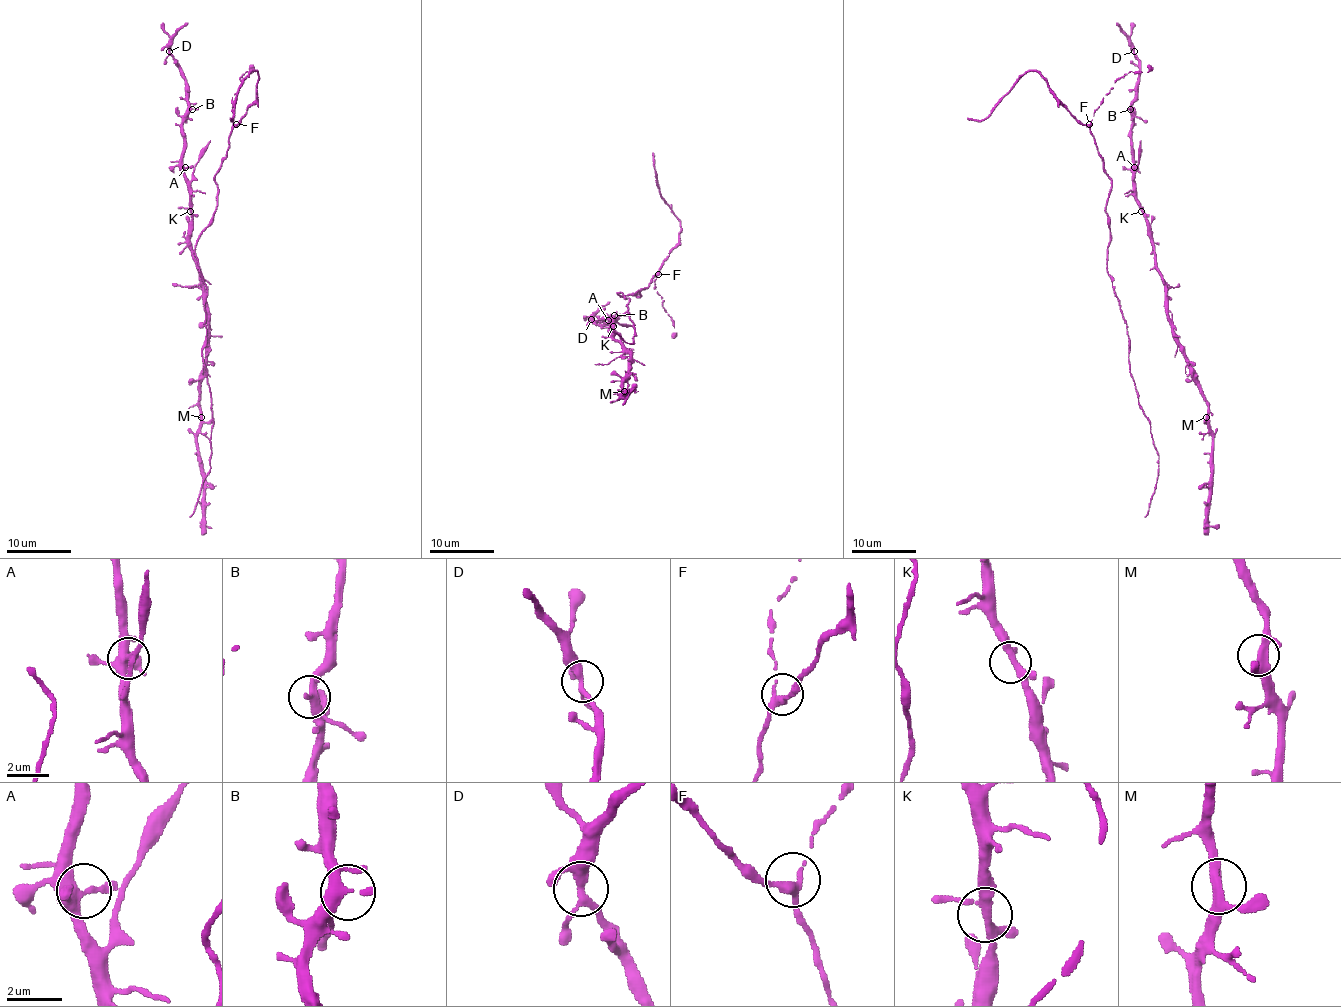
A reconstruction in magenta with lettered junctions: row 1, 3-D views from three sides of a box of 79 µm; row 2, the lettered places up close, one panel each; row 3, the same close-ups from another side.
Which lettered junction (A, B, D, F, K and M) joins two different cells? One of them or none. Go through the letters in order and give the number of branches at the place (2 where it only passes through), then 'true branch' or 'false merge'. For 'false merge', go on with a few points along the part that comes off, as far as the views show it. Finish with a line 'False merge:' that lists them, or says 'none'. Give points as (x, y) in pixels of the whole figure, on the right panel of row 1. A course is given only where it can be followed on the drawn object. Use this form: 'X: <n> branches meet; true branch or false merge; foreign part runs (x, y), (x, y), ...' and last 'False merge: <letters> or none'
A: 5 branches meet; true branch
B: 3 branches meet; true branch
D: 4 branches meet; true branch
F: 2 branches meet; true branch
K: 4 branches meet; true branch
M: 4 branches meet; true branch
False merge: none

